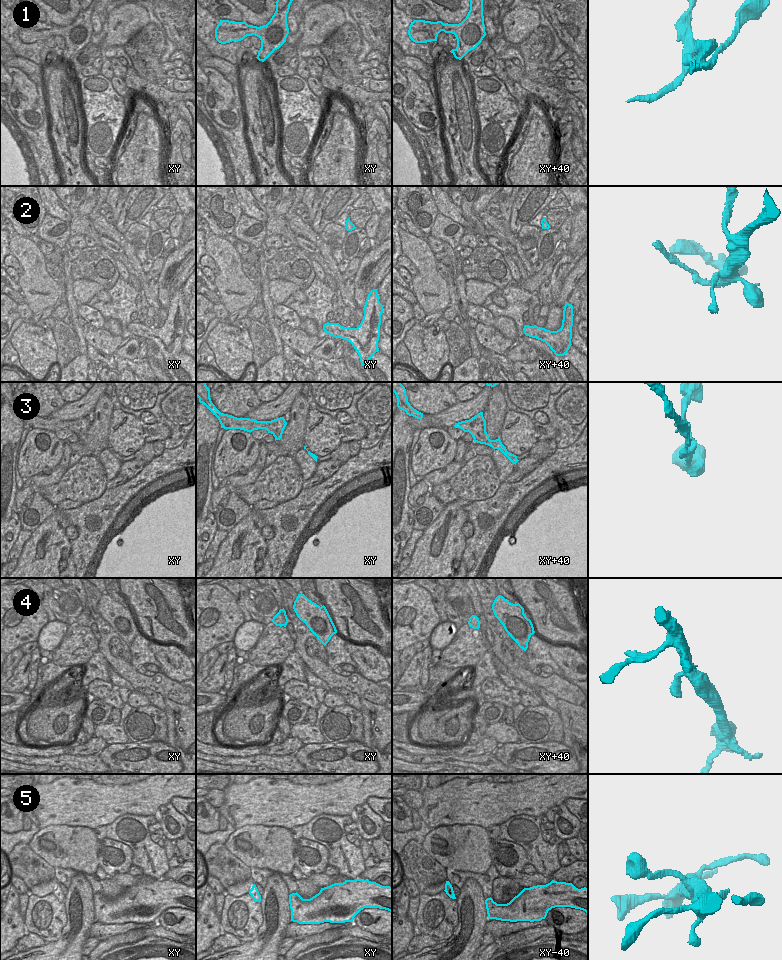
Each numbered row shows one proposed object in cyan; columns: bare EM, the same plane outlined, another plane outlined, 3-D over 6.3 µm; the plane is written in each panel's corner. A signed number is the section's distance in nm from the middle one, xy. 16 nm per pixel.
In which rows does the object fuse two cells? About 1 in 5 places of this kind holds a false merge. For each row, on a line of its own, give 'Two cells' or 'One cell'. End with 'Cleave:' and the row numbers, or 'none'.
1: One cell
2: One cell
3: One cell
4: One cell
5: One cell
Cleave: none

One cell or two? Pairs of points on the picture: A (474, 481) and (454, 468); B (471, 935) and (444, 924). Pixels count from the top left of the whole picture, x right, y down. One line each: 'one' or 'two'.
A: two
B: two

